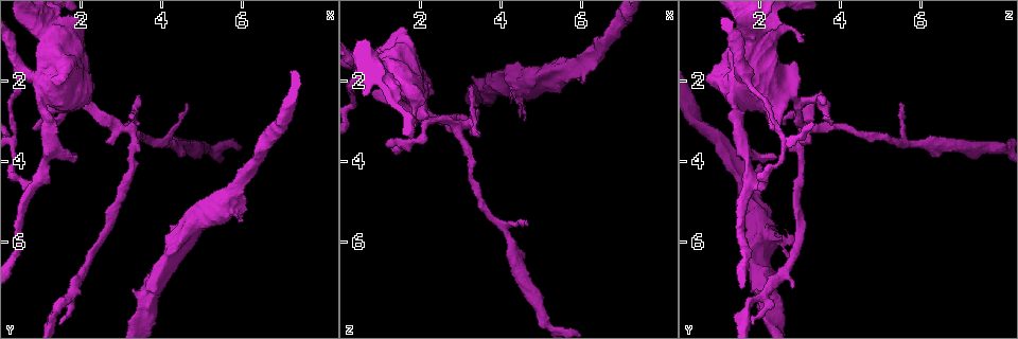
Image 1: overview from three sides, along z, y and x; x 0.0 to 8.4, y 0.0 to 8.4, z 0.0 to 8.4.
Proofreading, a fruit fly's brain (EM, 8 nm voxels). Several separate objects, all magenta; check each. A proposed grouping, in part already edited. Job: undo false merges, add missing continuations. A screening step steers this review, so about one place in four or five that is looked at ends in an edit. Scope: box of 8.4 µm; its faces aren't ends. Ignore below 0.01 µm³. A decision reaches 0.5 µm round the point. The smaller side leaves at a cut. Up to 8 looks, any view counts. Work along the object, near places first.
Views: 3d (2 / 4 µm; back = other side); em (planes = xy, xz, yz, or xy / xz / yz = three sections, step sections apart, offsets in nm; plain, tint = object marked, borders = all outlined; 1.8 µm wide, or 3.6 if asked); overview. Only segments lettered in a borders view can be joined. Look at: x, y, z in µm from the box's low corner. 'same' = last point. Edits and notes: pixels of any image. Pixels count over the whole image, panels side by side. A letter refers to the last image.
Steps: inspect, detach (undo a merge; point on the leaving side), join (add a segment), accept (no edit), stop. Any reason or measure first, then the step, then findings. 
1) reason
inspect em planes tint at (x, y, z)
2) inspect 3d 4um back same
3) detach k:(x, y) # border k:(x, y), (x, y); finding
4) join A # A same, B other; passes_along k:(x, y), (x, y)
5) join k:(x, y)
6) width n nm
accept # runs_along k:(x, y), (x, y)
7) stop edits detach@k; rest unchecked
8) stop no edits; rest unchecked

thick end
inspect em planes borders at (6.05, 4.15, 2.10)

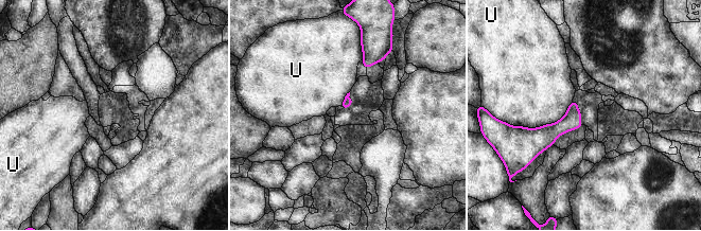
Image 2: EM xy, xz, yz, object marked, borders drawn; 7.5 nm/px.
accept # U other; none of them fits

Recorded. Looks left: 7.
branch point
inspect 3d 4um at (2.15, 2.60, 2.95)

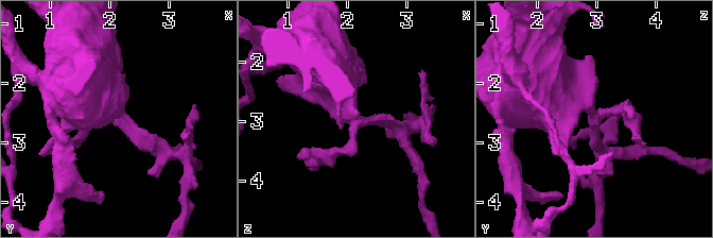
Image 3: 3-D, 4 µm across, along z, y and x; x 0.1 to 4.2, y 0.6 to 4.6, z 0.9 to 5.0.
inspect em xz step 8 tint at (2.10, 2.60, 2.95)

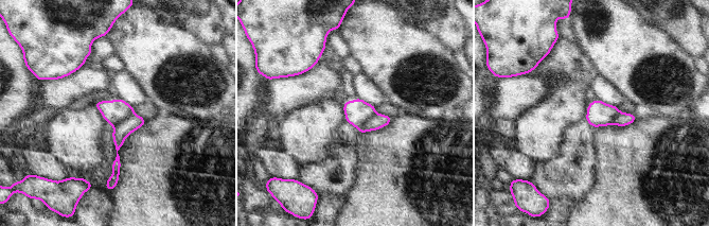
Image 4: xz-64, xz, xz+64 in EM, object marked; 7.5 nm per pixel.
another direction
inspect em xy step 4 borders same

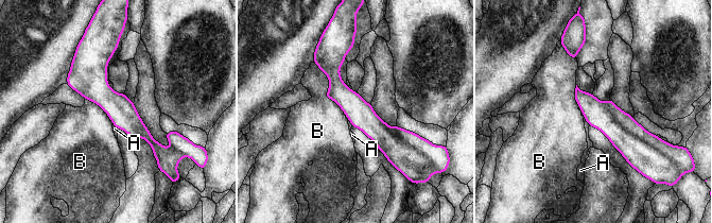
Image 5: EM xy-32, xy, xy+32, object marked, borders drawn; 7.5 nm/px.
longest_contact B 460 nm
detach 5:(627, 122) # A other, B other; part_leaving 5:(608, 103), (628, 123), (650, 139); a second neuron is stuck on

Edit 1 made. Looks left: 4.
sudden change in width
inspect em 3.6um planes plain at (1.50, 0.65, 2.00)

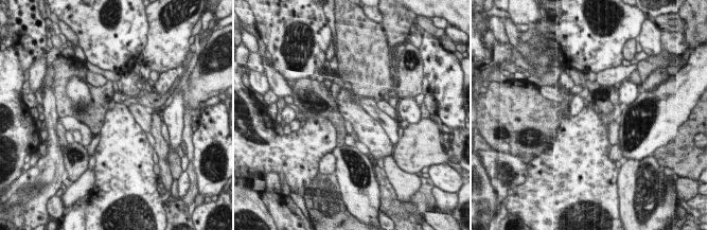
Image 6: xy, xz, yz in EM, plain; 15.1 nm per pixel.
what lies round it
inspect em 3.6um planes borders same

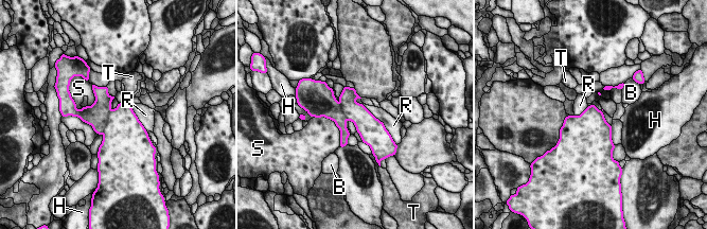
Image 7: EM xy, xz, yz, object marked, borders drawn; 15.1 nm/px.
detach 7:(95, 116) # B other, H other, R other, S other, T other; border 7:(108, 118), (101, 133); a second neuron is stuck on

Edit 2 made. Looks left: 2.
stop edits detach@5, detach@7; rest unchecked

